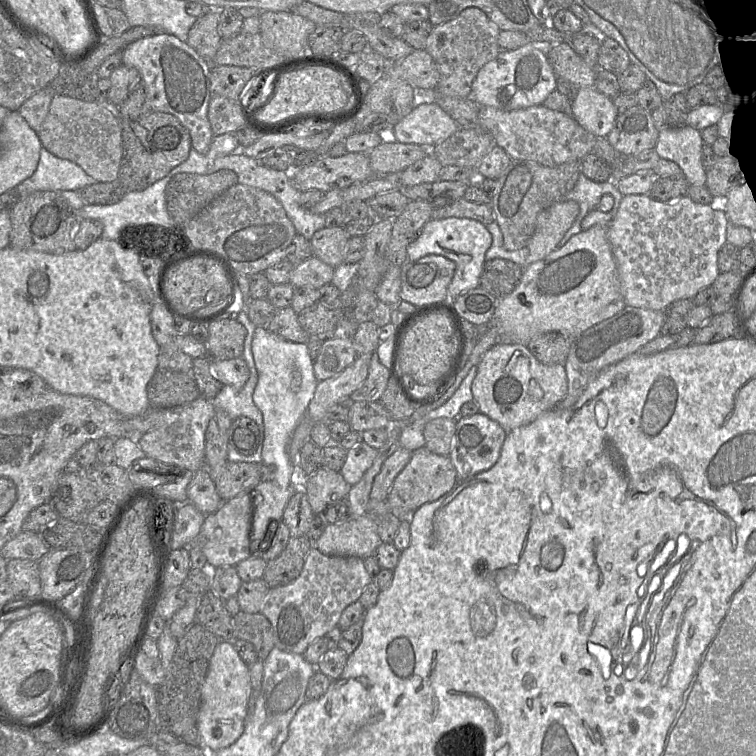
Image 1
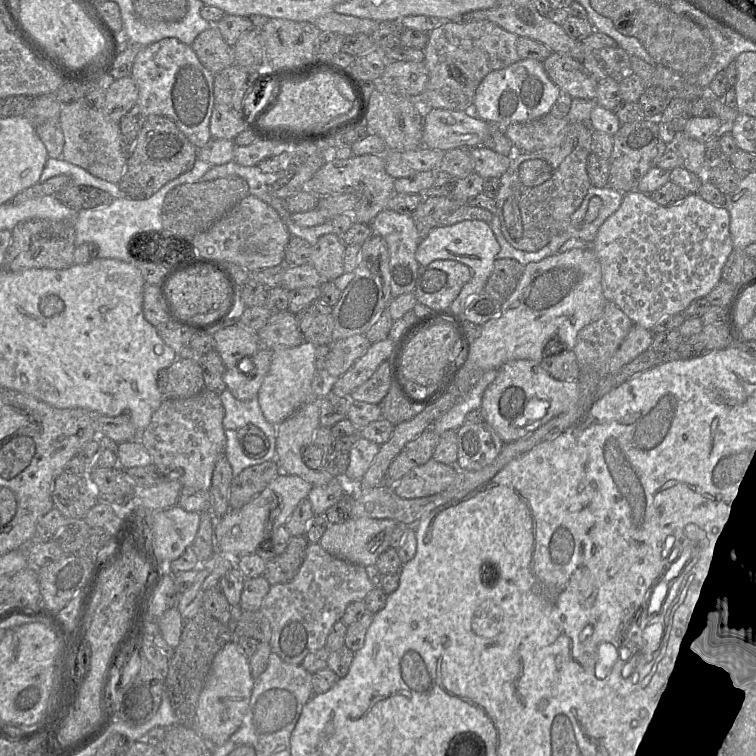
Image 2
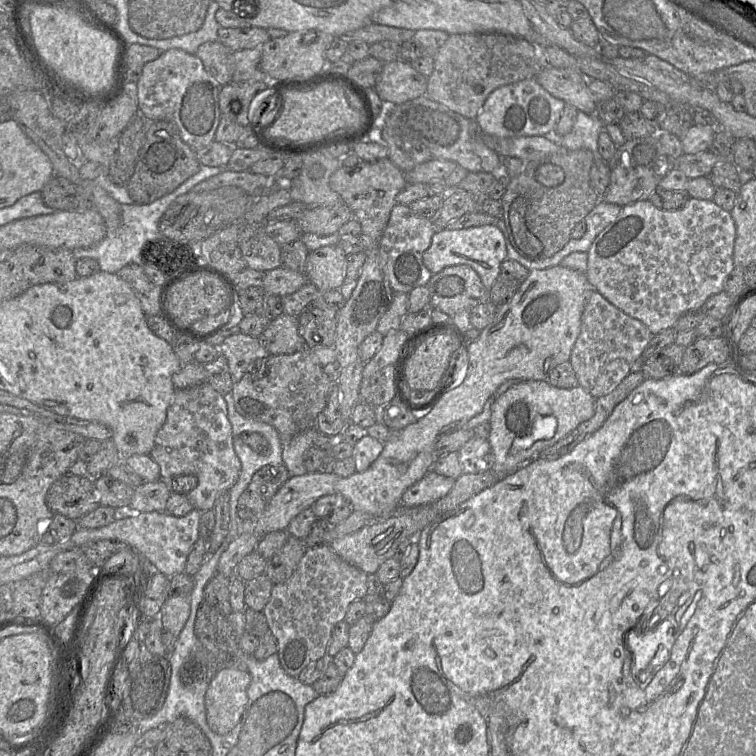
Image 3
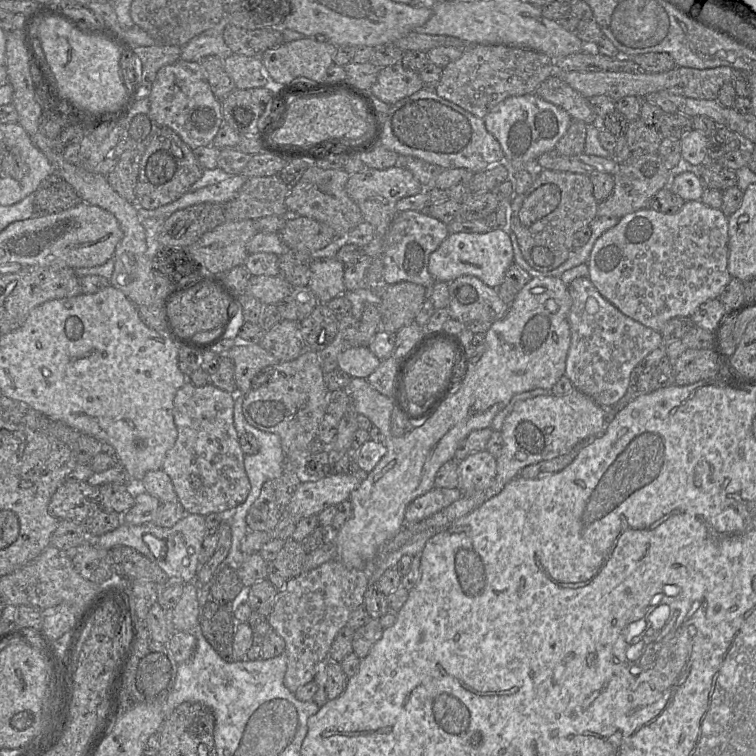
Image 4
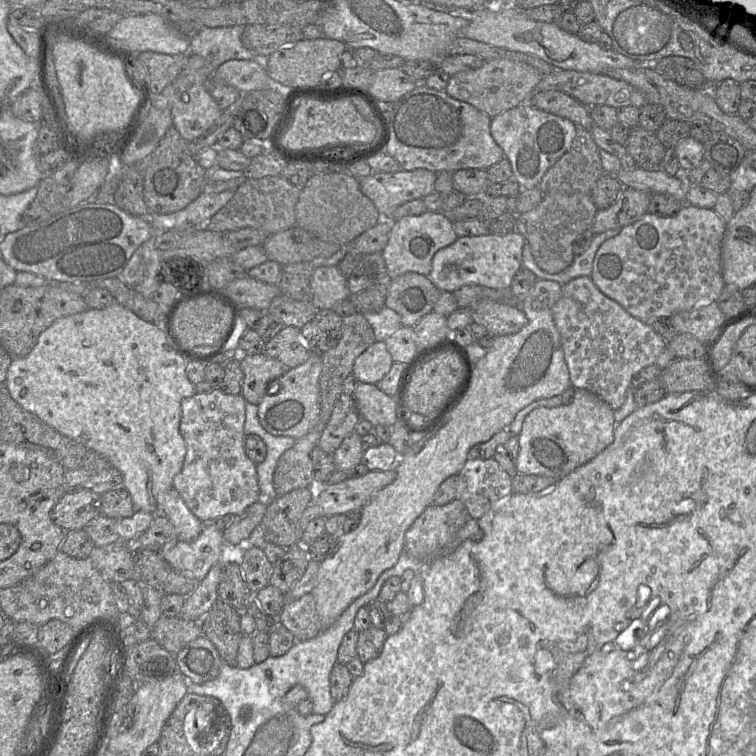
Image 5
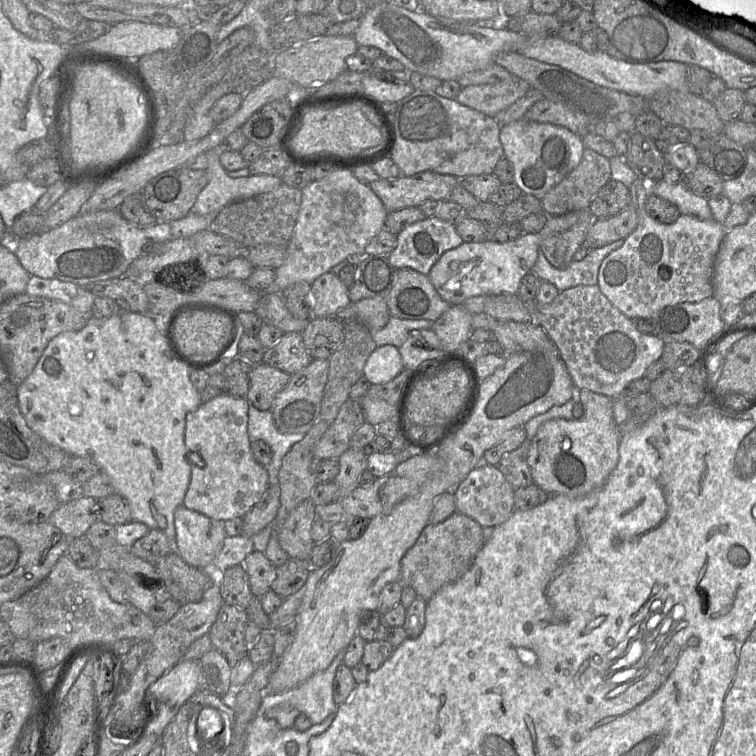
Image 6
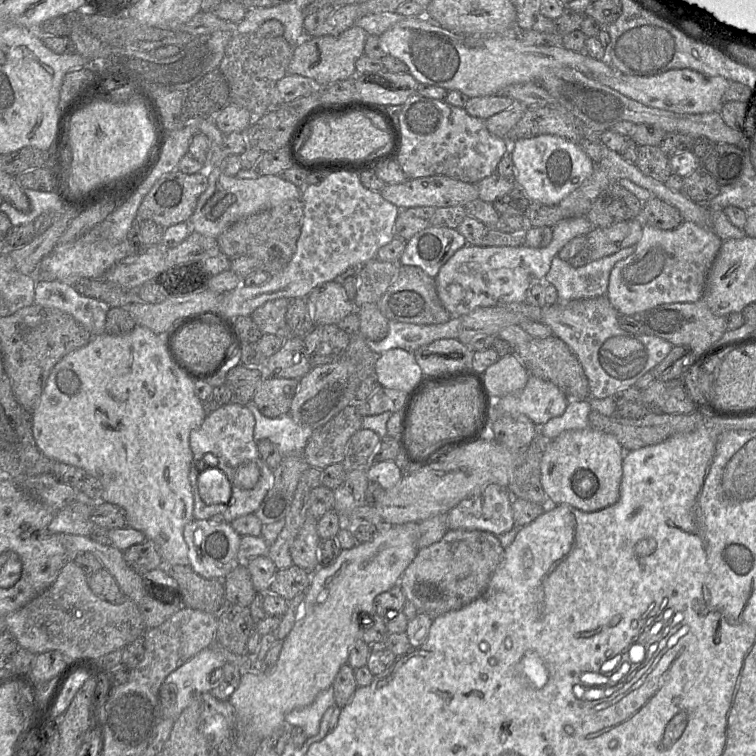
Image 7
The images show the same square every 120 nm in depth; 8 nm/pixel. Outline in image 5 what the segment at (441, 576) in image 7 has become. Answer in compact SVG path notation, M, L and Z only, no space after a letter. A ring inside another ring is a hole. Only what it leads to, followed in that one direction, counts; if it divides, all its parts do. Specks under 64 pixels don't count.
M454 499L443 506L437 506L432 503L407 530L404 552L426 563L435 558L451 554L456 548L451 549L449 546L454 542L458 531L469 519L473 518L469 515L465 505L458 499Z

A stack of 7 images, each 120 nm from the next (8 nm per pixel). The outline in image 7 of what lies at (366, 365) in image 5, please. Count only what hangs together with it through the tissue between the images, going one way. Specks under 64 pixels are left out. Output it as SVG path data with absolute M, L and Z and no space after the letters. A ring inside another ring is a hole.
M403 349L381 354L375 363L374 376L382 387L405 392L405 398L428 377L423 375L414 354Z

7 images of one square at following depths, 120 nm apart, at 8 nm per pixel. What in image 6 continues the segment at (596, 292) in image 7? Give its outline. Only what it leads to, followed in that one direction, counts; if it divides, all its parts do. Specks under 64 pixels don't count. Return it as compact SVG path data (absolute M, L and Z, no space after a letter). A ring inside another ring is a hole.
M616 240L608 245L590 250L580 261L572 262L564 269L552 266L543 252L538 251L537 260L531 273L541 281L552 283L560 292L575 286L597 285L598 272L604 258L622 246L624 240Z

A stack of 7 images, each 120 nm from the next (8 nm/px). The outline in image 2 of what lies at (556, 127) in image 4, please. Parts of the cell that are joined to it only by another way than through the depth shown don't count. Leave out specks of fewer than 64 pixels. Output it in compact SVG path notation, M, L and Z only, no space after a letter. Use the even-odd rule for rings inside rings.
M520 59L485 76L475 92L473 113L483 121L499 126L527 122L549 114L561 94L562 91L546 74L543 62Z

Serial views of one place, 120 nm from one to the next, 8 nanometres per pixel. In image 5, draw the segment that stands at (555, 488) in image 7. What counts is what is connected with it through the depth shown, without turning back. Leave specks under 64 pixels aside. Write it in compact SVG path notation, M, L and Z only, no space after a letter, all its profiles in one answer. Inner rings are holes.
M575 388L569 404L557 407L537 407L524 419L517 435L519 453L516 469L520 474L541 475L558 480L600 454L614 441L614 410L599 396Z

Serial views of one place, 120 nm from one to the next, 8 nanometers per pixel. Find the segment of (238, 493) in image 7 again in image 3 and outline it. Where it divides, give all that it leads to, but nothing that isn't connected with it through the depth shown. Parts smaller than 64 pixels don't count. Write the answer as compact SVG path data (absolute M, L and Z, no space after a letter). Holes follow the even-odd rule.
M207 381L185 389L175 389L165 423L157 432L151 457L160 467L161 480L171 492L188 498L194 509L213 509L216 499L238 481L241 462L237 457L234 435L224 396Z

